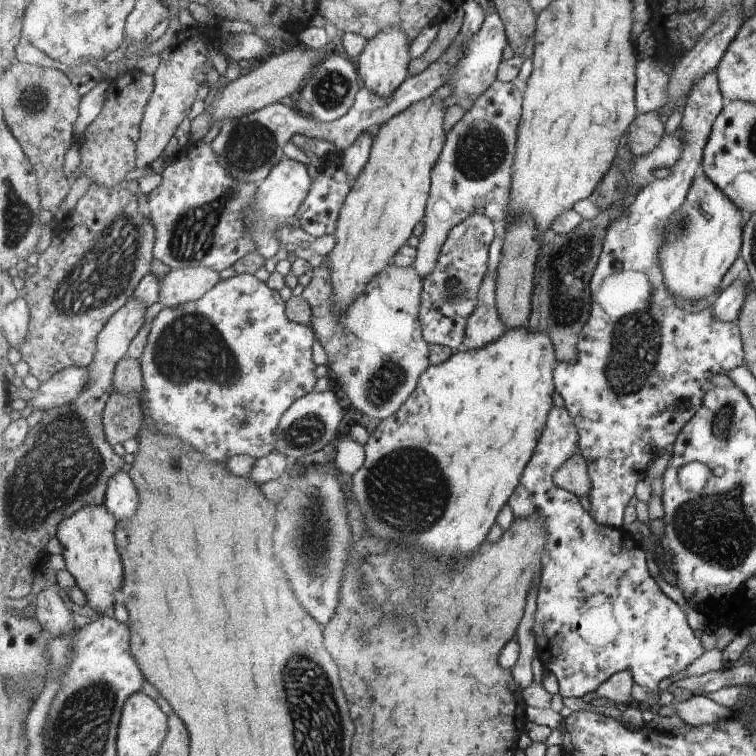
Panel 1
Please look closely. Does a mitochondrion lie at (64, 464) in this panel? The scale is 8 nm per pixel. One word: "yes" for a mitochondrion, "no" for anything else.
yes

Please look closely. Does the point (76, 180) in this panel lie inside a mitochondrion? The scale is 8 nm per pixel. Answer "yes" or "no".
no

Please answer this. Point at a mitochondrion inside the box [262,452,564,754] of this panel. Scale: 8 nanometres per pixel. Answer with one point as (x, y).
(404, 588)

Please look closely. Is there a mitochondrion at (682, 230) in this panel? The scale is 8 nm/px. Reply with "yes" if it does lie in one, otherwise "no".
yes

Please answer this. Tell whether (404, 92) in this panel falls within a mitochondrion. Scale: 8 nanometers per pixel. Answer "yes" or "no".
no

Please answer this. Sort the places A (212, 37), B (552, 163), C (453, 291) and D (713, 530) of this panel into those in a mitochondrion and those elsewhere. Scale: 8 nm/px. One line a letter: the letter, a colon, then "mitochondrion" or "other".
A: other
B: other
C: mitochondrion
D: mitochondrion

